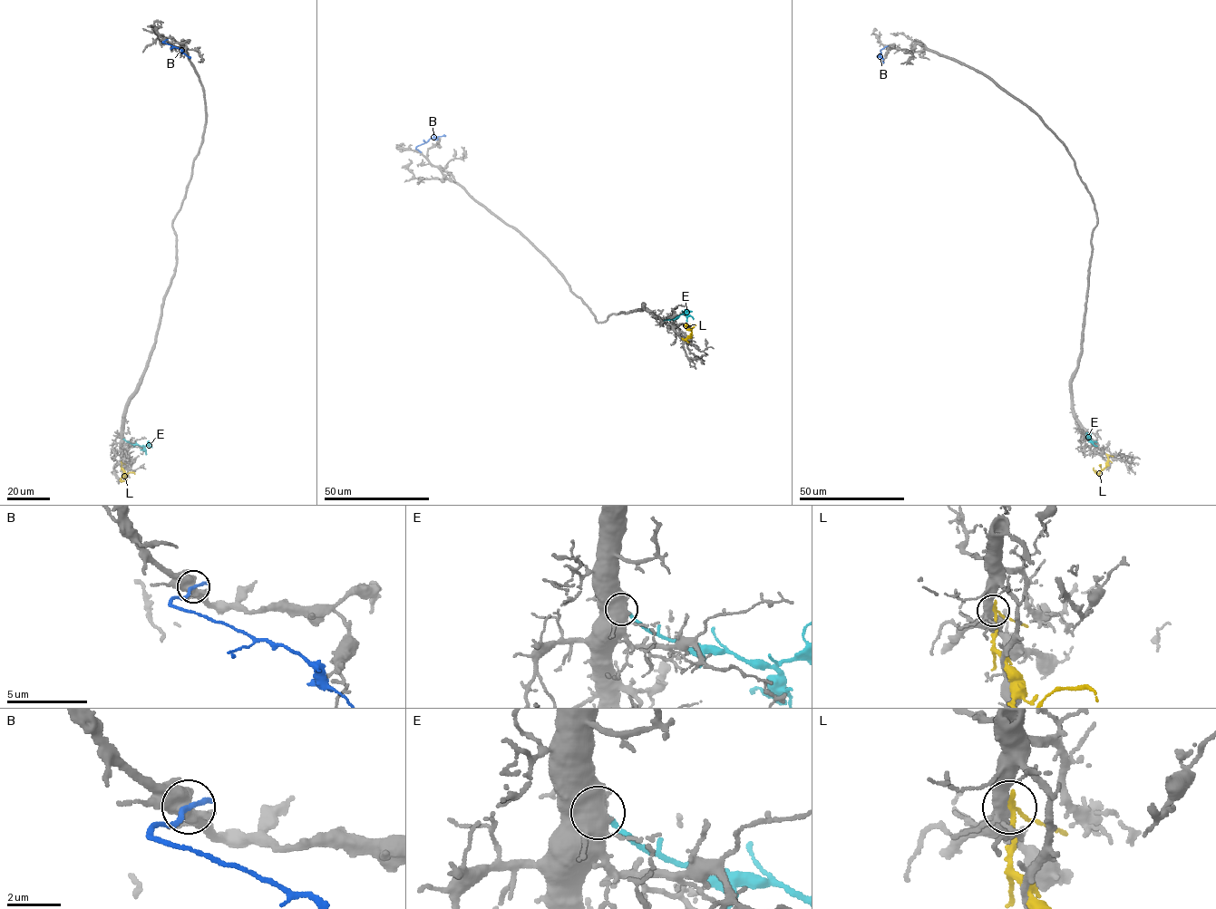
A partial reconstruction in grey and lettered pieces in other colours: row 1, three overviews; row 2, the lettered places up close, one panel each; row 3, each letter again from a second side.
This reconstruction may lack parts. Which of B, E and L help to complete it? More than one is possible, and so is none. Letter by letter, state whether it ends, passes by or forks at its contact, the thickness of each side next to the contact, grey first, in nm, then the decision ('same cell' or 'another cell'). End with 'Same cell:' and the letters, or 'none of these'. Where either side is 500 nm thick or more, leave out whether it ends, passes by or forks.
B: it passes by | 480/160 nm | another cell
E: 850/240 nm | another cell
L: it passes by | 380/200 nm | another cell
Same cell: none of these

